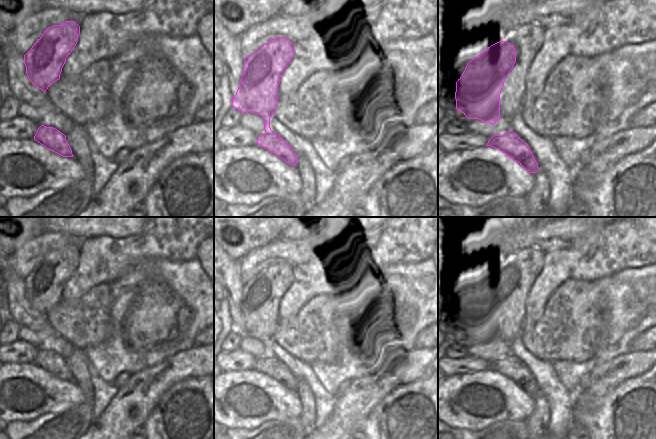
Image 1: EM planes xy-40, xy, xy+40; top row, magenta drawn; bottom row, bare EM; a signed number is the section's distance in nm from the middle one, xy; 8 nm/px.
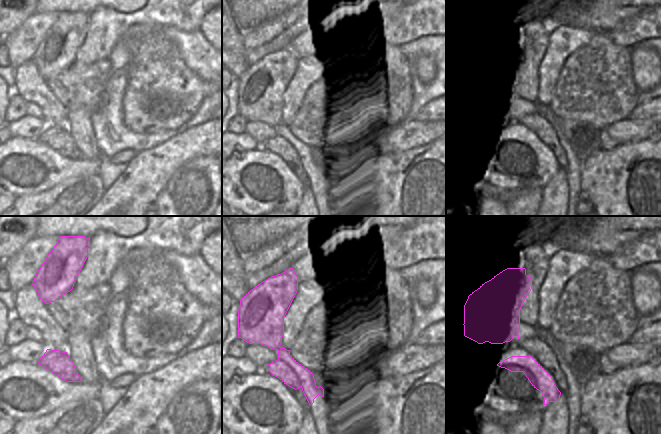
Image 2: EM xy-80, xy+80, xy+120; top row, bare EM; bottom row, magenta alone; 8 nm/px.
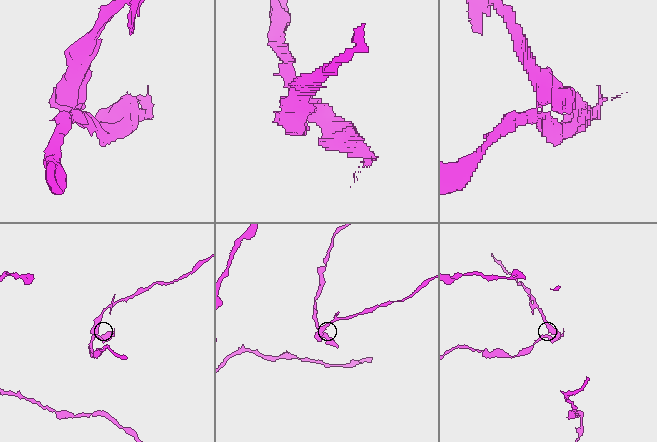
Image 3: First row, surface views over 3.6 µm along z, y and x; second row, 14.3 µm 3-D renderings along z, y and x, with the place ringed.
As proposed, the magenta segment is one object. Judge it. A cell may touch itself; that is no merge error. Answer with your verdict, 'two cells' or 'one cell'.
two cells

